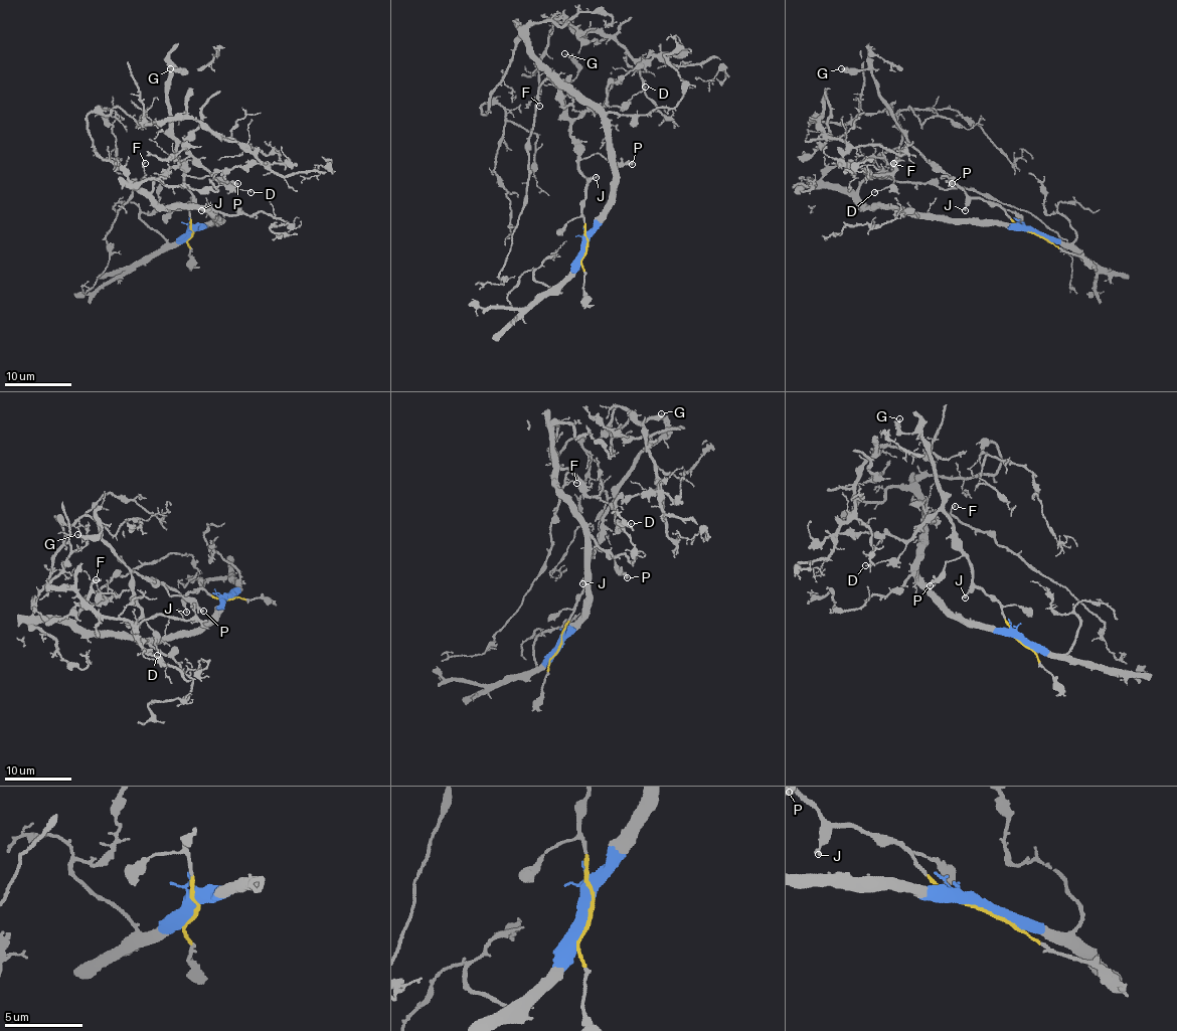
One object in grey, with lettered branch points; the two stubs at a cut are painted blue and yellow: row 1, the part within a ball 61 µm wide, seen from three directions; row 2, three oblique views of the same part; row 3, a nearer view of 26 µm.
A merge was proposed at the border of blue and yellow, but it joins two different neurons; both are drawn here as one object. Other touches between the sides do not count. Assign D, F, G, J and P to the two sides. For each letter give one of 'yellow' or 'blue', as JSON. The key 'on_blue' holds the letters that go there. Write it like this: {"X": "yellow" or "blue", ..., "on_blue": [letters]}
{"D": "yellow", "F": "blue", "G": "yellow", "J": "yellow", "P": "yellow", "on_blue": ["F"]}

